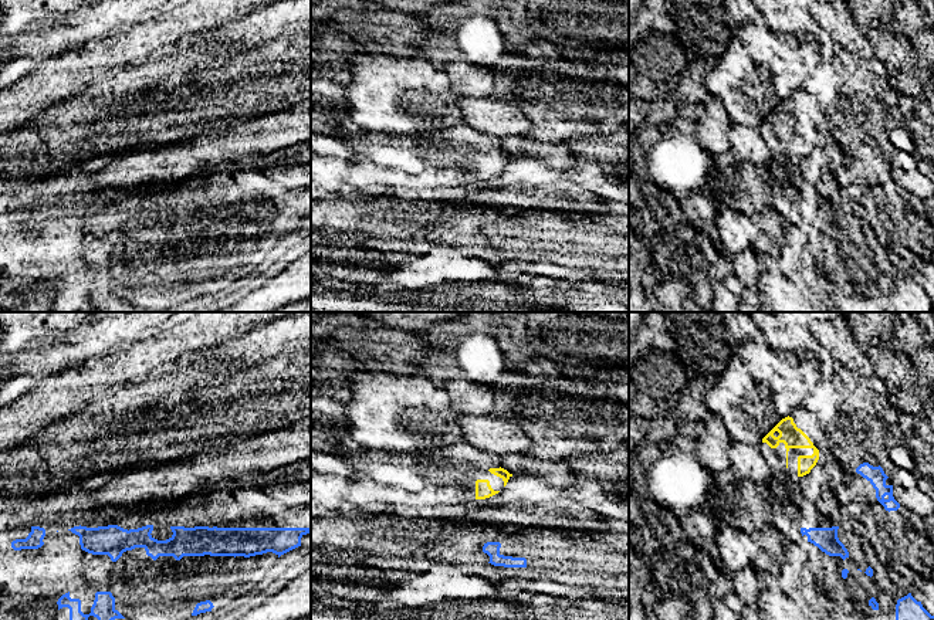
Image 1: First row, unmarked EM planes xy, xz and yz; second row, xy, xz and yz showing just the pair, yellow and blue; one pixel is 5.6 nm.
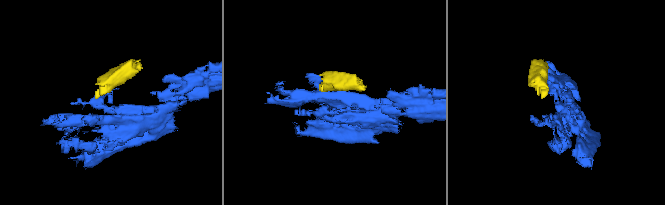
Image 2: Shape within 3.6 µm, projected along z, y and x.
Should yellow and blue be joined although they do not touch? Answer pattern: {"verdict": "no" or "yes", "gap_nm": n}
{"verdict": "no", "gap_nm": 220}

